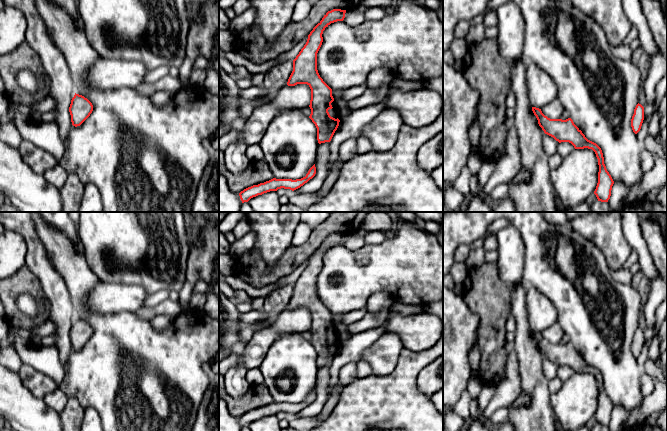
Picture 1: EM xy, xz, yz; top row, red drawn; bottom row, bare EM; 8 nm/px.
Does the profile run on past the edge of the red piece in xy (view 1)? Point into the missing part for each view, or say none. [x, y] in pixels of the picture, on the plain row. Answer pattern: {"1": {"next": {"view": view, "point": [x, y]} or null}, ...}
{"1": {"next": null}}

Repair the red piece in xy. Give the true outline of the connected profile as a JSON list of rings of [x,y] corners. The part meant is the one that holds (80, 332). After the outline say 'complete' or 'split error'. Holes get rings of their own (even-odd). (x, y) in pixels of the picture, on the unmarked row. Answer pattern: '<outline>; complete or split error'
[[[75,317],[69,331],[72,349],[75,351],[80,350],[90,340],[92,335],[92,327],[84,320]]]; complete

